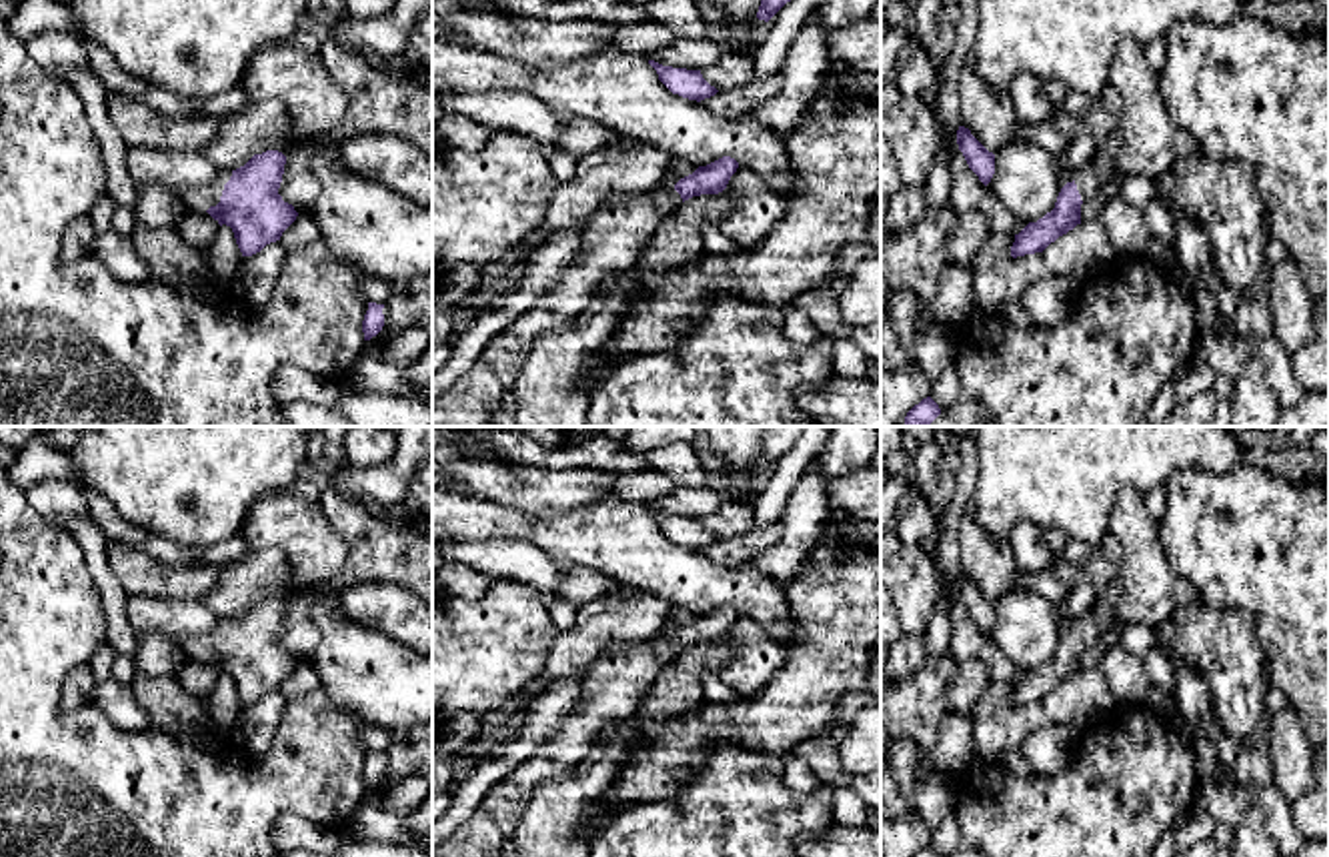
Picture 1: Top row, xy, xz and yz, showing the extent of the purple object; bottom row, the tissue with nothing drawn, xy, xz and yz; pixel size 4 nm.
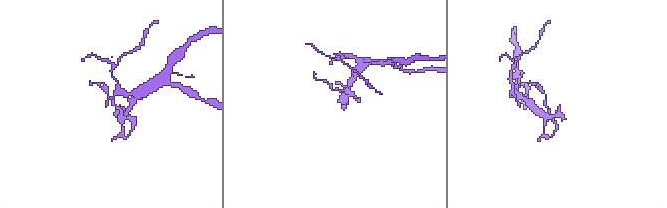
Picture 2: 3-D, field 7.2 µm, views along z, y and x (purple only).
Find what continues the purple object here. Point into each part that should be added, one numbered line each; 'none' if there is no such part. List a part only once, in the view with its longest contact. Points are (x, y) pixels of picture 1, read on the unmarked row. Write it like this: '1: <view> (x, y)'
1: xy (195, 647)

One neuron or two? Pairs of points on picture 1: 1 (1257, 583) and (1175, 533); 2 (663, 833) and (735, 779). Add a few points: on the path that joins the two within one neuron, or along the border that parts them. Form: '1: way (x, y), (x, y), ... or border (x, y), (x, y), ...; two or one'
1: way (1237, 563), (1225, 551), (1199, 551), (1195, 547); one
2: way (681, 833), (717, 797); one

